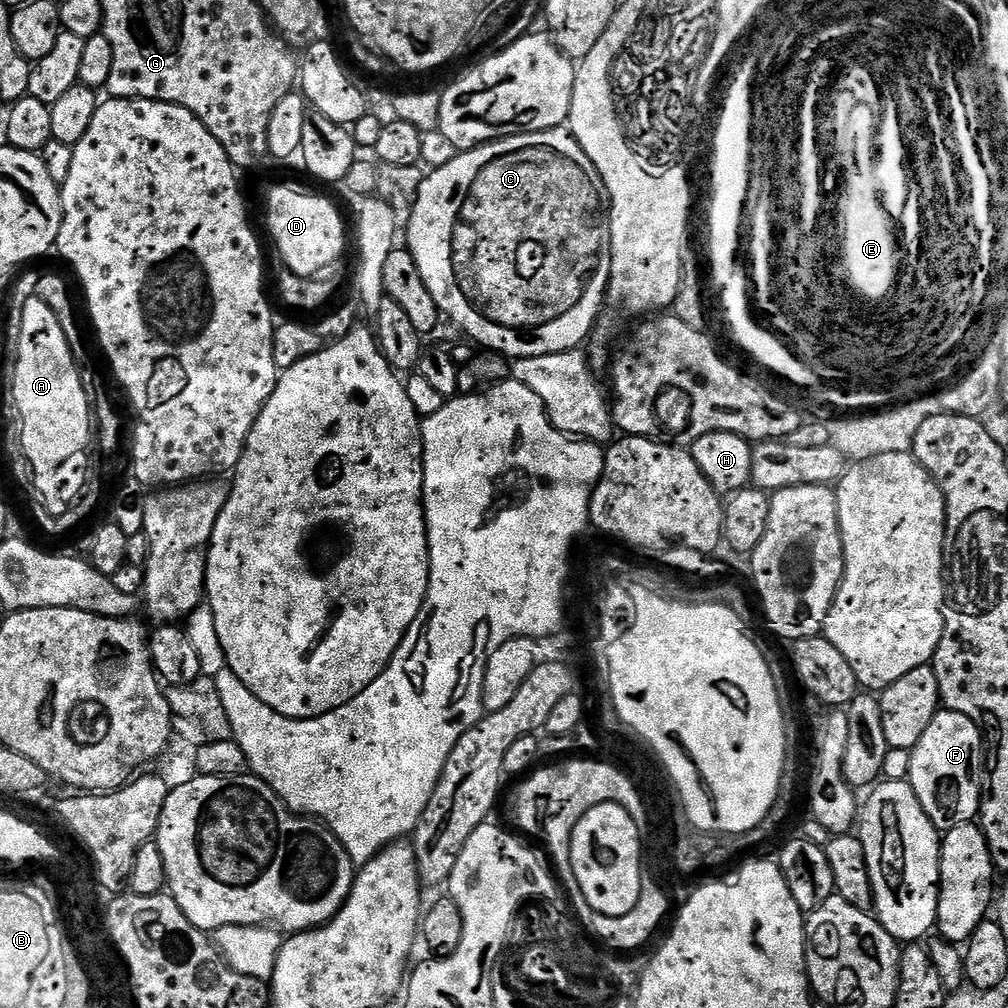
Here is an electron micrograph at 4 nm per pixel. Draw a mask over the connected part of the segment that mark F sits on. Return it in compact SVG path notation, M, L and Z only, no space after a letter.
M941 710L926 726L926 734L911 749L912 761L907 781L912 785L922 810L941 833L954 826L973 823L980 815L982 779L982 737L980 728L966 714Z

